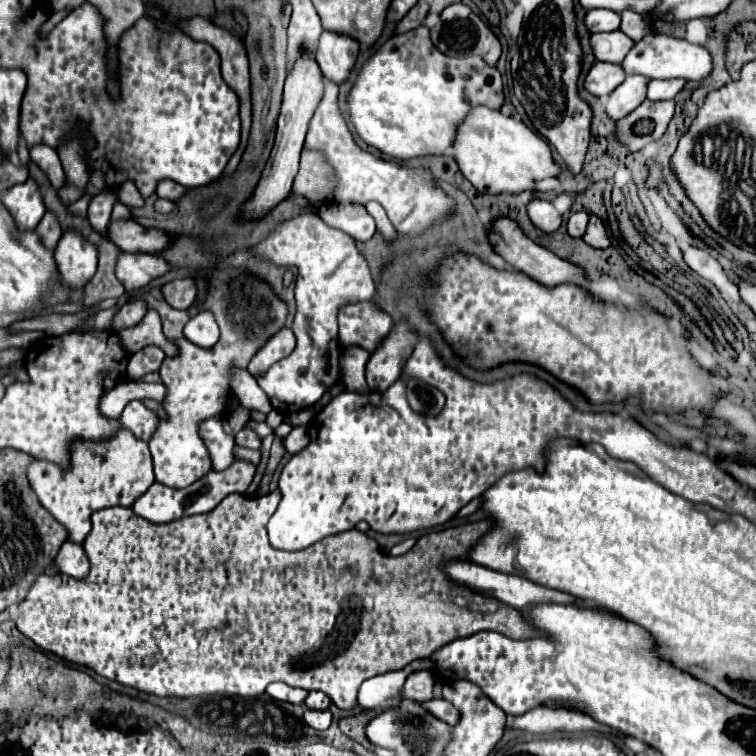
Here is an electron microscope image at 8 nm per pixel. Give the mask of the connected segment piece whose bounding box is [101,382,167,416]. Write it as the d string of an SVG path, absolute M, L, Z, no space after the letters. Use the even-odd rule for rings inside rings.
M125 382L119 384L115 388L111 388L109 392L105 392L105 396L101 398L101 412L105 412L105 416L119 416L125 408L125 404L129 404L131 400L155 400L159 404L163 402L163 398L167 396L165 386L163 384L147 384L147 382Z

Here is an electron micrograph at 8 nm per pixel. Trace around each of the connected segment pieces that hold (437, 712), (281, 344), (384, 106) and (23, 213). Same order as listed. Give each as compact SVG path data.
M433 698L433 700L427 700L421 704L423 710L427 710L429 714L433 714L435 718L447 722L447 724L453 724L453 720L457 720L457 710L451 708L451 704L443 698Z
M281 328L277 334L273 334L259 350L257 354L251 358L249 362L249 372L253 376L265 372L265 368L269 368L269 364L275 364L277 360L289 356L289 352L293 352L293 344L295 344L295 336L289 328Z
M427 26L389 38L363 62L353 88L347 94L349 120L359 138L397 160L451 154L455 128L473 104L485 104L495 110L501 108L501 74L479 56L449 58L441 54L431 44Z
M27 178L23 184L7 188L1 194L1 200L13 214L19 228L35 228L45 214L41 188L33 178Z

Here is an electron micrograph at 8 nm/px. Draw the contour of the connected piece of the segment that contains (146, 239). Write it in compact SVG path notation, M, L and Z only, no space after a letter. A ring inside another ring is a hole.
M111 220L107 228L107 238L115 242L125 252L161 252L169 244L169 236L163 230L147 232L135 220Z

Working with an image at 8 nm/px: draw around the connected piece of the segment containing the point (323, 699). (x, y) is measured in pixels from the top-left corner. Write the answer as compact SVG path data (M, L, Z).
M313 690L309 692L309 696L305 698L305 706L307 708L313 708L313 710L327 710L331 706L331 700L325 692L319 692L319 690Z

